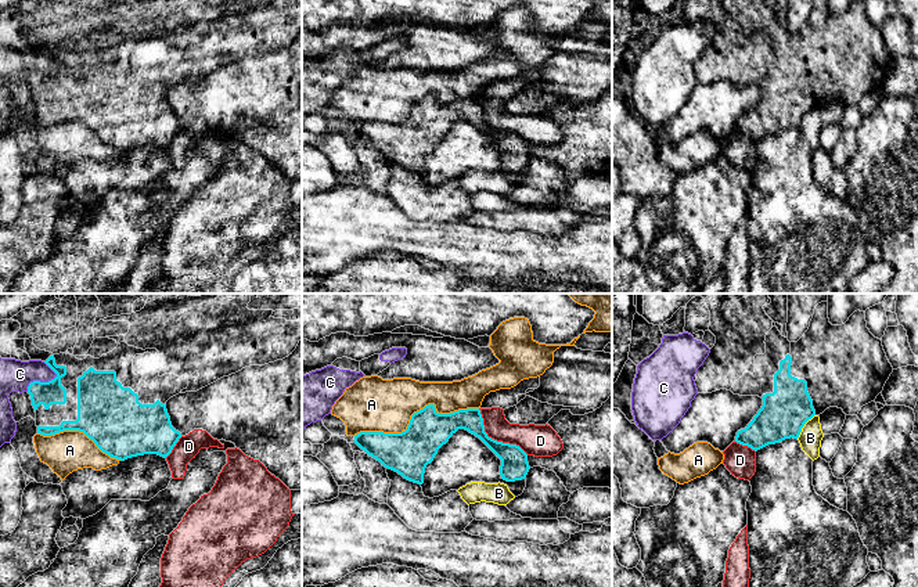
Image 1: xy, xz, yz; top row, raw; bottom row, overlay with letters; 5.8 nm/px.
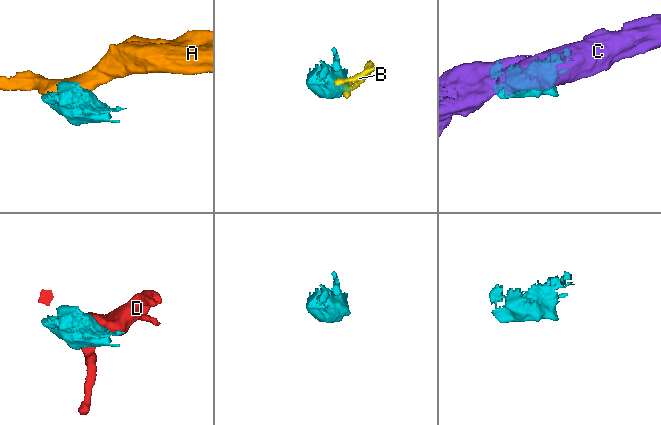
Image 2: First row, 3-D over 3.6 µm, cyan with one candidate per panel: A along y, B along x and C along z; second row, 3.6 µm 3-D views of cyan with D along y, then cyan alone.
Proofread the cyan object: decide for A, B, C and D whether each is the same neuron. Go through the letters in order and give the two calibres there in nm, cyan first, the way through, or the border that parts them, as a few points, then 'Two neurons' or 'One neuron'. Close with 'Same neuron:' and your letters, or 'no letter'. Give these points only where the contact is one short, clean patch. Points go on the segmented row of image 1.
A: Thickness 260 nm (cyan) against 320 nm. Two neurons
B: Thickness 280 nm (cyan) against 130 nm. Two neurons
C: Thickness 140 nm (cyan) against 190 nm. Two neurons
D: Thickness 160 nm (cyan) against 180 nm. Boundary: xz (478, 409), (483, 431), (489, 436), (515, 443), (528, 454). Two neurons
Same neuron: no letter

